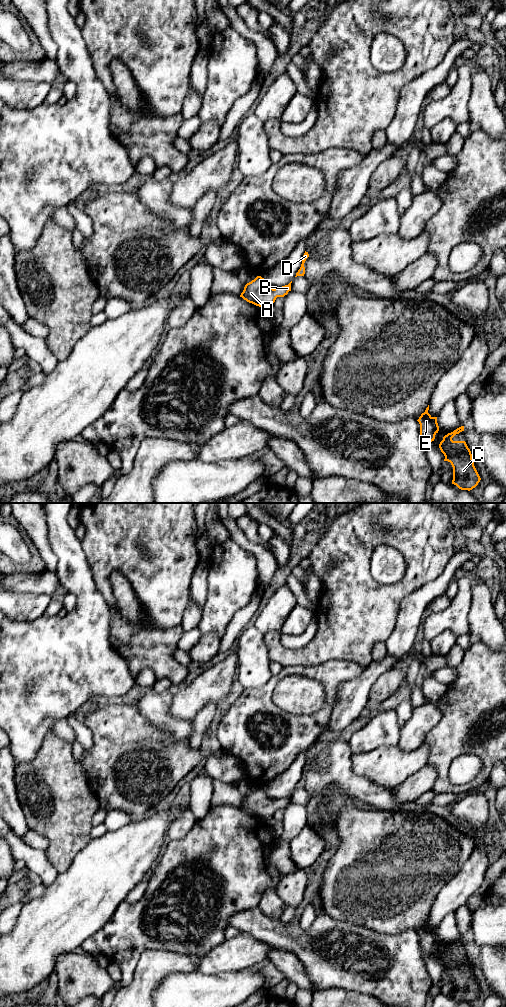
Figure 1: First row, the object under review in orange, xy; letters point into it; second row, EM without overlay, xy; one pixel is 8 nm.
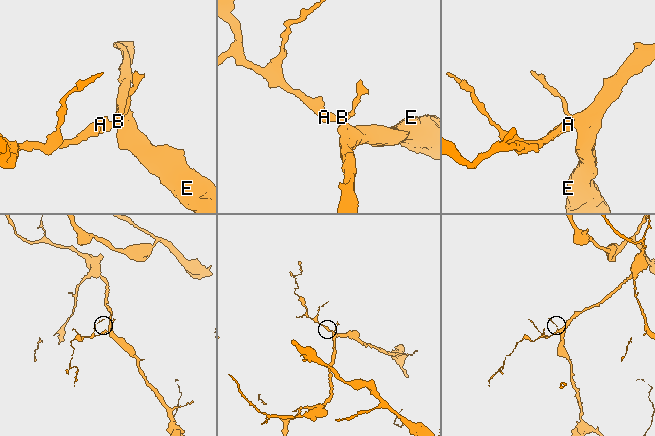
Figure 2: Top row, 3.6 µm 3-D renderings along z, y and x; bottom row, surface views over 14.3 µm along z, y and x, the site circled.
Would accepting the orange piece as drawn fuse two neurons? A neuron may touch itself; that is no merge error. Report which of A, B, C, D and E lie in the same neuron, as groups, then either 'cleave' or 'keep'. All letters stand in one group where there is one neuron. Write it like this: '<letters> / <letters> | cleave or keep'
A B C D E | keep

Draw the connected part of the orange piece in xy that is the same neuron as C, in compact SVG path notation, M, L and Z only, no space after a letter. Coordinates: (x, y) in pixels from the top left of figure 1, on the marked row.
M461 426L443 437L439 444L444 454L444 461L451 463L453 467L452 484L461 490L472 490L480 482L481 478L474 466L472 454L465 441L453 441L452 438L464 431Z

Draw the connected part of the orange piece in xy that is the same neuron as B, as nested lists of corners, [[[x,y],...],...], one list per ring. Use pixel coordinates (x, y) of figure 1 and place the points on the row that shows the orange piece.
[[[257,276],[245,285],[240,297],[256,306],[269,308],[273,306],[277,297],[284,297],[291,291],[291,283],[292,281],[288,285],[273,289],[264,278]]]

